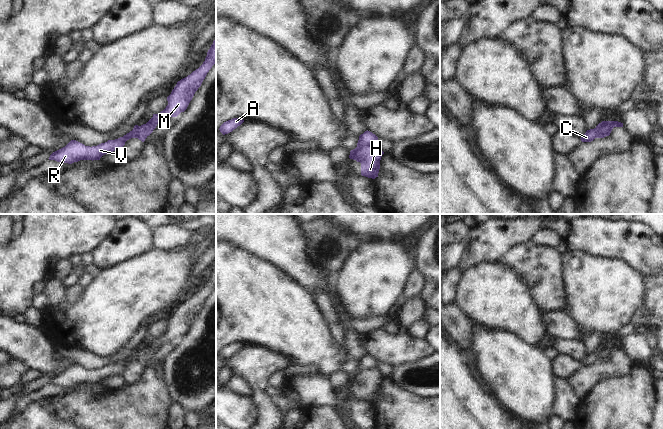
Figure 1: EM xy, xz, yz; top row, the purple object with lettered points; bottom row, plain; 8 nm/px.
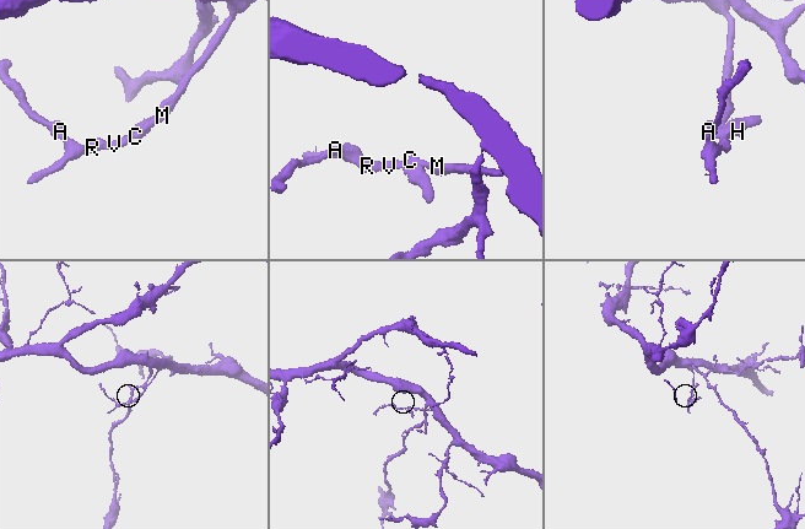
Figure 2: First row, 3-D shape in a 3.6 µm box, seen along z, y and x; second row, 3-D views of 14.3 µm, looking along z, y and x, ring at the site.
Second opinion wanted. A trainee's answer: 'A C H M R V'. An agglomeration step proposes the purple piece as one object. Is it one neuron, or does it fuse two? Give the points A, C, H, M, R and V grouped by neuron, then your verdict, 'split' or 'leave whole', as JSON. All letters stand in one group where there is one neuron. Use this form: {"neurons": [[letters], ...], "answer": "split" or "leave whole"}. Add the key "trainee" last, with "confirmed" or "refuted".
{"neurons": [["A", "C", "M", "R", "V"], ["H"]], "answer": "split", "trainee": "refuted"}

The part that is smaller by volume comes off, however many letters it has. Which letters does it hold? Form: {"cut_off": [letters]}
{"cut_off": ["H"]}

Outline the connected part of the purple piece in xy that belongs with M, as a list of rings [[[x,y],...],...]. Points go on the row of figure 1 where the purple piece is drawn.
[[[216,39],[208,50],[203,64],[190,75],[177,82],[171,94],[167,97],[168,105],[166,108],[158,114],[153,114],[153,117],[146,124],[157,125],[163,119],[177,117],[181,112],[184,112],[215,63]]]

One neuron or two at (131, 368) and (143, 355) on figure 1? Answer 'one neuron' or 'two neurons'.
one neuron

